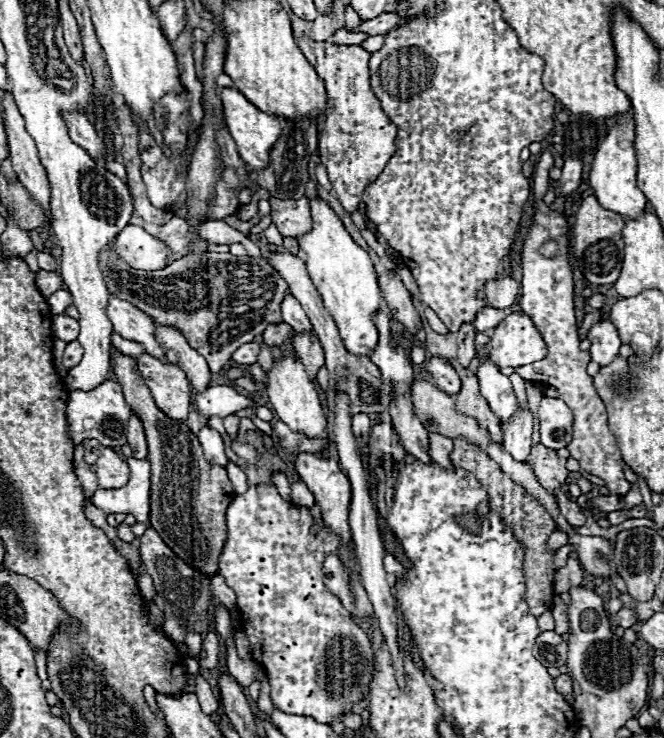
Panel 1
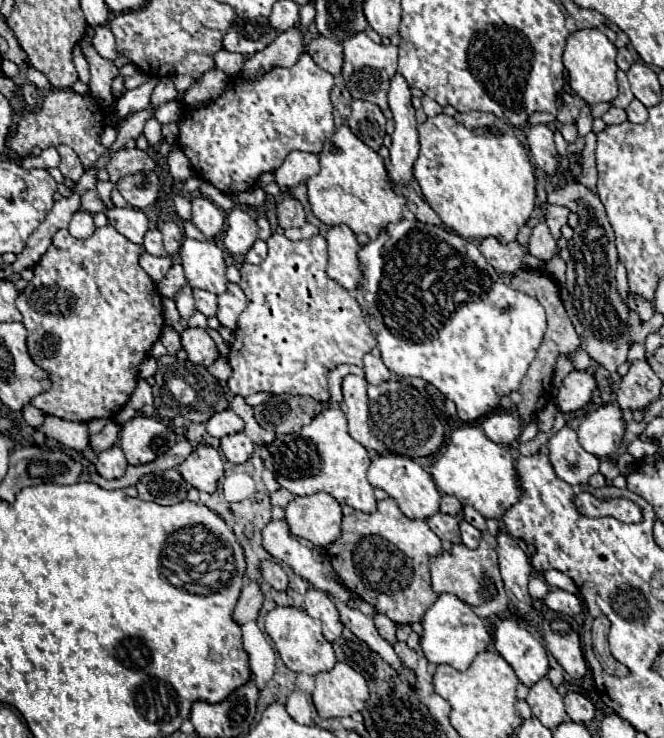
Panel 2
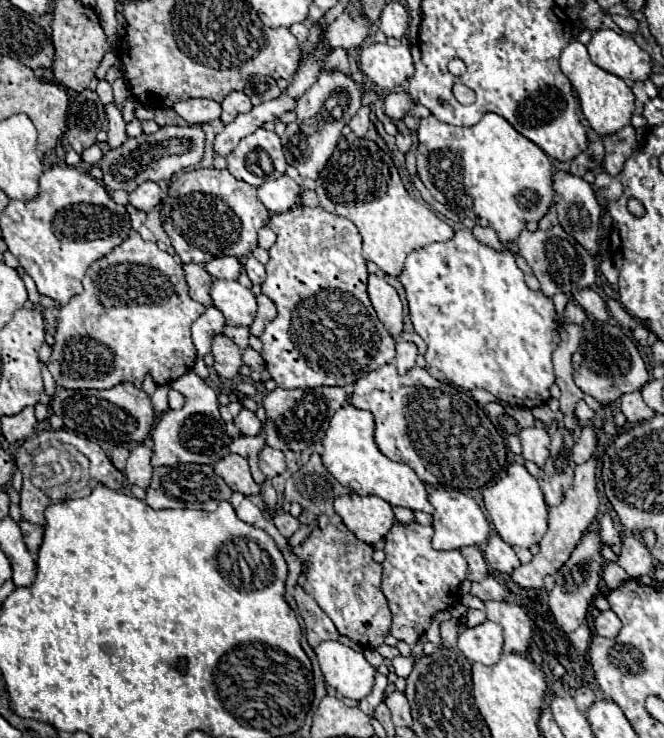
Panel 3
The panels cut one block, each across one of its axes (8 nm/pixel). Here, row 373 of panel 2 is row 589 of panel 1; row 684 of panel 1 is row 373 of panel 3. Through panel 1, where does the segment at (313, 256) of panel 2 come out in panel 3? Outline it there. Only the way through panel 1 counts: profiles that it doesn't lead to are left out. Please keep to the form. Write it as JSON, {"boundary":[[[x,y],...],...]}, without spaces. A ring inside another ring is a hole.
{"boundary":[[[294,206],[288,212],[274,214],[266,226],[276,234],[276,244],[270,248],[270,262],[266,264],[268,276],[262,284],[262,294],[266,294],[278,306],[278,316],[266,326],[264,334],[260,336],[264,344],[260,354],[276,386],[288,390],[346,386],[354,384],[368,372],[390,364],[396,354],[396,342],[378,320],[368,298],[368,272],[366,260],[362,258],[362,238],[354,222],[330,214],[320,206]]]}

